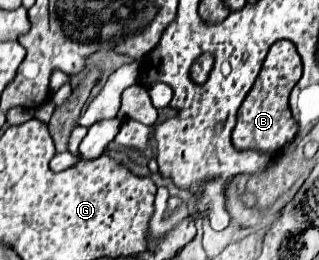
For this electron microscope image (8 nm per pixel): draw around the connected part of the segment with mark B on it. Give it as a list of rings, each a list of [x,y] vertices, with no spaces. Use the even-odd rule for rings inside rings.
[[[278,41],[270,47],[262,71],[238,109],[238,121],[232,131],[232,143],[236,149],[258,149],[266,153],[278,153],[286,143],[296,137],[296,121],[290,115],[288,95],[302,75],[302,61],[290,41]]]

